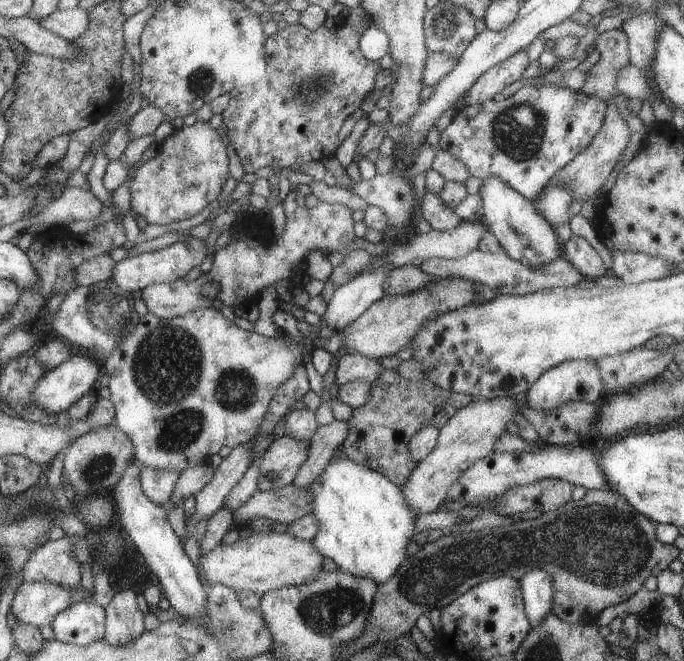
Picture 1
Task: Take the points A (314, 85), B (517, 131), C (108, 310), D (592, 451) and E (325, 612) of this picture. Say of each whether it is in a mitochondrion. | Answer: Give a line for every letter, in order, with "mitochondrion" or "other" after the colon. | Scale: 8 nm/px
A: mitochondrion
B: mitochondrion
C: mitochondrion
D: other
E: mitochondrion

